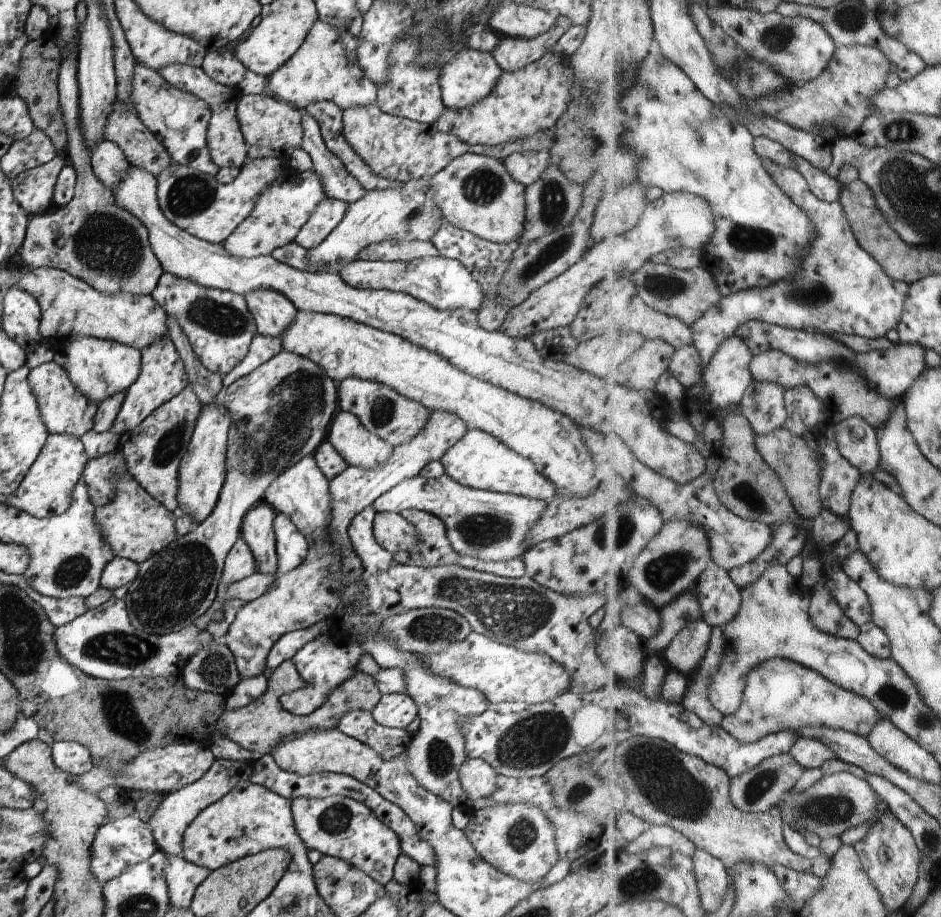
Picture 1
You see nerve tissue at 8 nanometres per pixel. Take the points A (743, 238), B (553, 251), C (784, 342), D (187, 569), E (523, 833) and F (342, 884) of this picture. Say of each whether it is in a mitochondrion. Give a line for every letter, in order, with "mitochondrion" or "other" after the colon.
A: mitochondrion
B: mitochondrion
C: other
D: mitochondrion
E: mitochondrion
F: mitochondrion

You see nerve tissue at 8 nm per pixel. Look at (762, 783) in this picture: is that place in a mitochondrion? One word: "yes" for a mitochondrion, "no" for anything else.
yes

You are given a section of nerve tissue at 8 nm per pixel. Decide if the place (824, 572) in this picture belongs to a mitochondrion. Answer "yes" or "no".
no

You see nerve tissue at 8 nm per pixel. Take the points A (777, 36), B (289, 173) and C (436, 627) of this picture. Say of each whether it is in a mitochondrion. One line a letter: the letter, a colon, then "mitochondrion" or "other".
A: mitochondrion
B: other
C: mitochondrion

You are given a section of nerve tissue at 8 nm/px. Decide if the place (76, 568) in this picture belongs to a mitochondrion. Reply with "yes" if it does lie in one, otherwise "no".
yes

